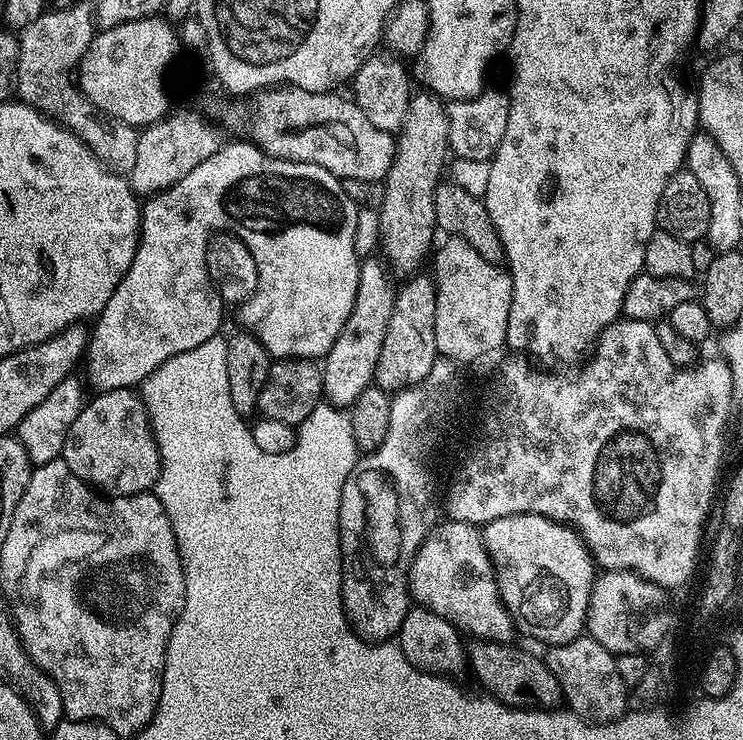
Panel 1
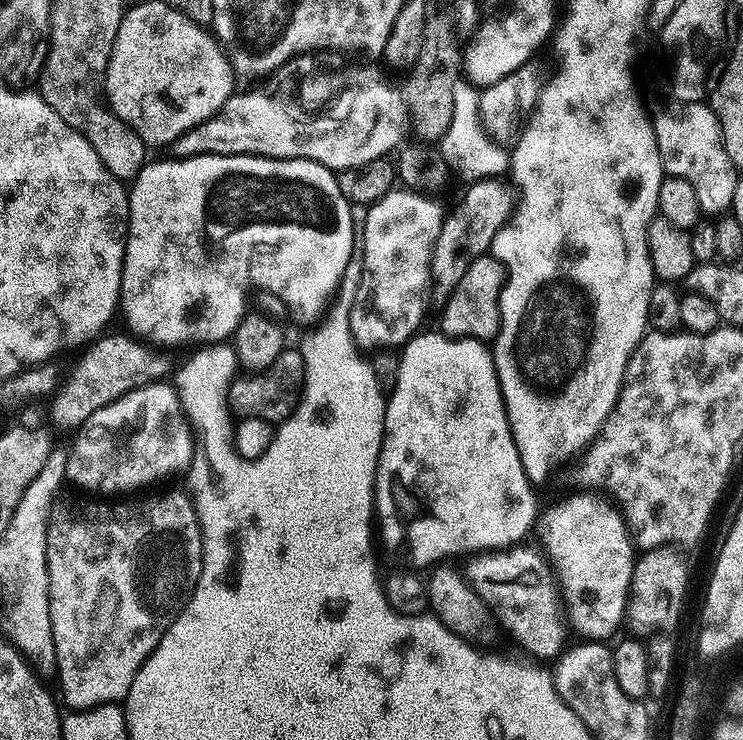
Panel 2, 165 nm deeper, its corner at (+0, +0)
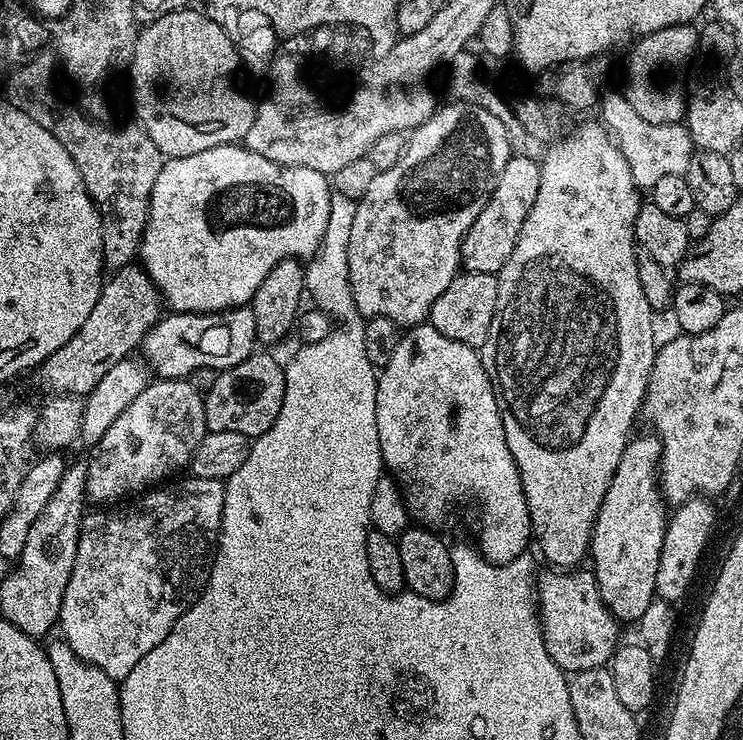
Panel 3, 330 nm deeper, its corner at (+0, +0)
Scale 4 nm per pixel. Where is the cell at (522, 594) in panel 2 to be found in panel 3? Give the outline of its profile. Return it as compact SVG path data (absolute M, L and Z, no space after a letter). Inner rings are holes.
M548 570L538 576L538 611L550 658L565 674L603 668L621 643L621 625L604 604L597 577L591 571Z

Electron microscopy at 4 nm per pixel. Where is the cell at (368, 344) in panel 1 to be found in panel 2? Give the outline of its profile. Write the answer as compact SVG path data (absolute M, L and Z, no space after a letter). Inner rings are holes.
M398 188L368 206L364 230L363 272L349 316L350 334L358 349L396 350L421 331L420 322L424 318L423 308L424 304L426 308L430 284L429 262L432 260L433 244L441 232L444 217L444 209L434 201L436 200L423 193Z

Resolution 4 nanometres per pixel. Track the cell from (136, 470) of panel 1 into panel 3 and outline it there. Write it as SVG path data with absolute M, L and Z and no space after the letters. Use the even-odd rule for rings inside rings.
M185 378L183 380L161 380L157 379L155 382L149 383L146 390L142 390L142 394L138 394L138 398L134 398L134 402L130 402L130 406L126 406L126 410L122 410L122 414L118 414L118 418L114 418L114 422L110 426L110 430L106 430L106 434L102 434L102 438L94 445L94 460L90 460L88 465L88 477L86 478L86 488L88 490L87 499L92 500L96 506L112 506L115 500L120 500L123 496L128 496L131 492L136 492L135 494L143 493L145 490L151 489L153 485L157 482L155 480L160 480L163 476L168 476L171 474L175 468L180 468L183 466L191 465L192 458L195 452L198 450L200 444L205 438L208 432L208 427L204 421L204 396L198 389L192 385L193 381L191 379Z

